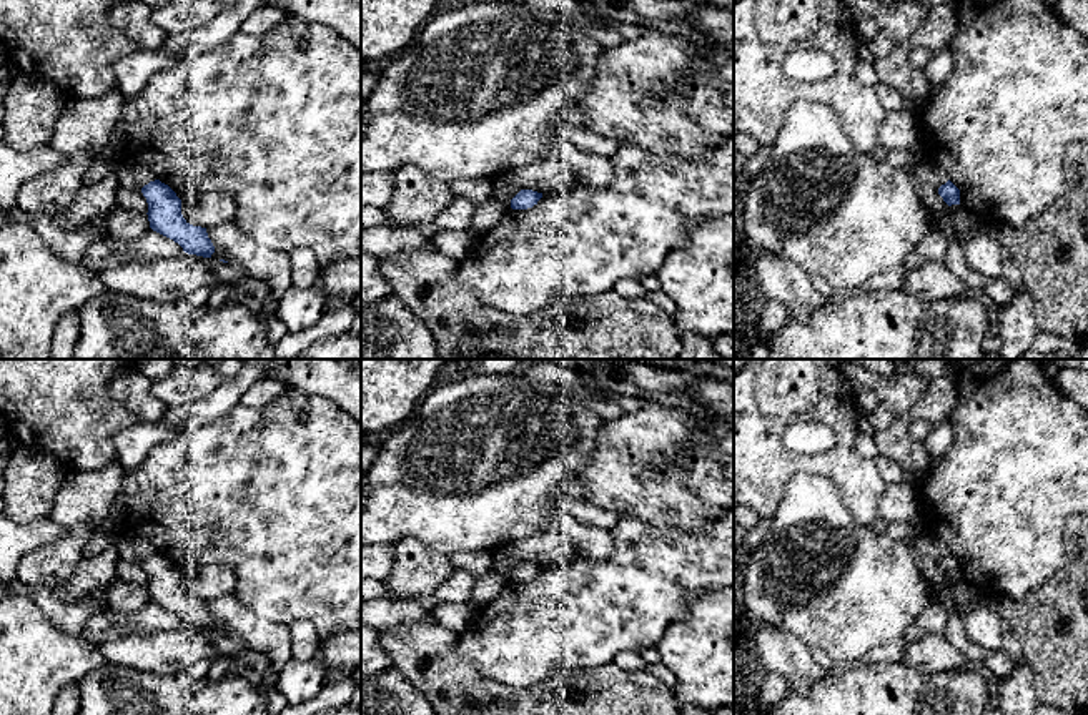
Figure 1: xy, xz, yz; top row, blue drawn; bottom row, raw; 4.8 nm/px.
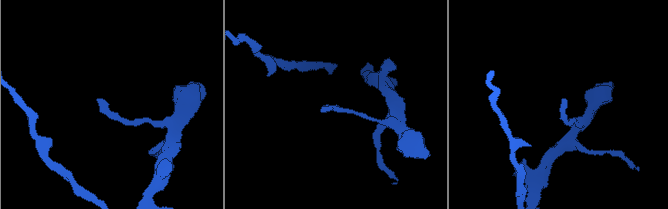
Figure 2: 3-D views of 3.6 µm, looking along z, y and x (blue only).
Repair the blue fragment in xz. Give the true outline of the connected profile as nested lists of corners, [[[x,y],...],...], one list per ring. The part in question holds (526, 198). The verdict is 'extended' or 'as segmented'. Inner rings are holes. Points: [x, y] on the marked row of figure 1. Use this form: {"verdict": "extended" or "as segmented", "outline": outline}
{"verdict": "as segmented", "outline": [[[521,190],[512,200],[511,208],[512,210],[527,210],[537,205],[537,201],[542,198],[542,193],[532,191],[532,190]]]}

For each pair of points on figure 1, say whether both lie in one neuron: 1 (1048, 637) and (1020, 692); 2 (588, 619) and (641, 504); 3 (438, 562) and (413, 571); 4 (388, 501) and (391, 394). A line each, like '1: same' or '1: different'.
1: different
2: different
3: same
4: different

